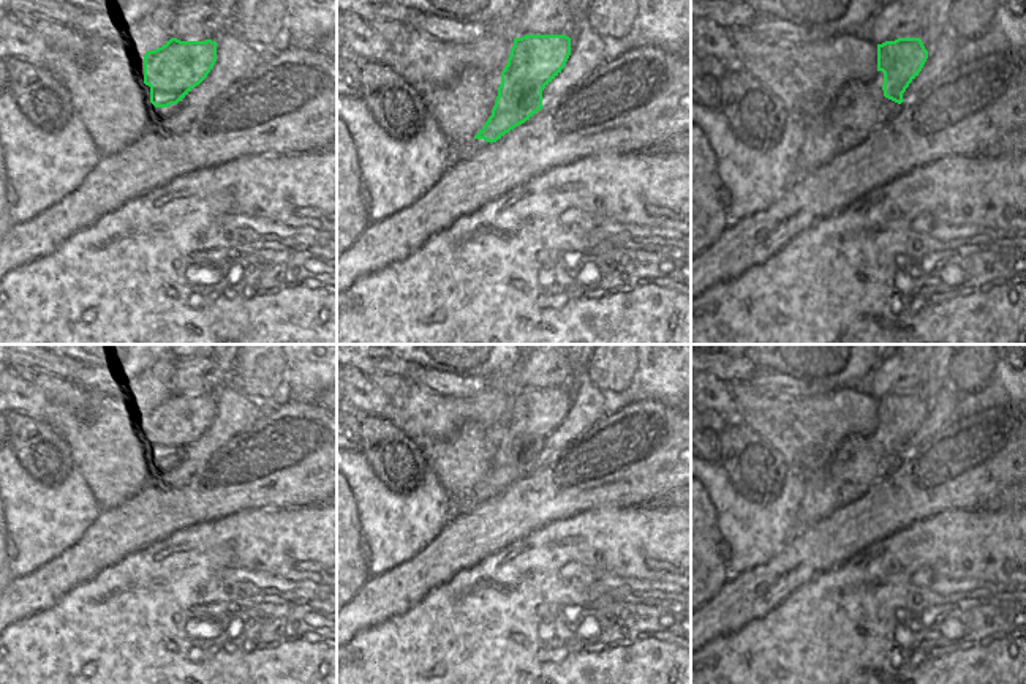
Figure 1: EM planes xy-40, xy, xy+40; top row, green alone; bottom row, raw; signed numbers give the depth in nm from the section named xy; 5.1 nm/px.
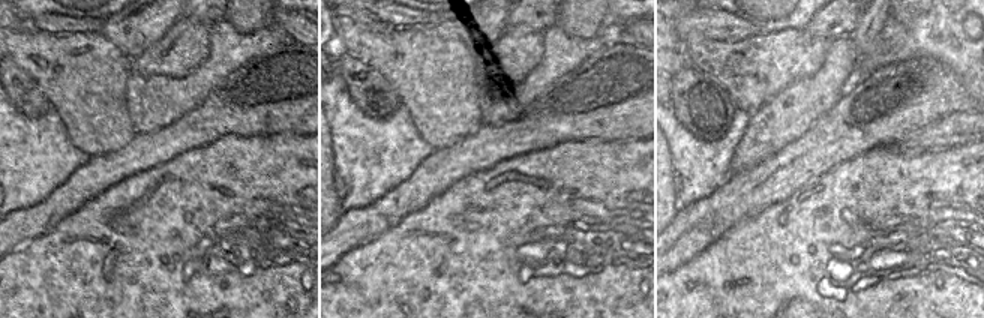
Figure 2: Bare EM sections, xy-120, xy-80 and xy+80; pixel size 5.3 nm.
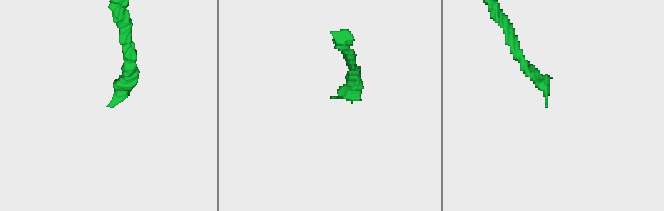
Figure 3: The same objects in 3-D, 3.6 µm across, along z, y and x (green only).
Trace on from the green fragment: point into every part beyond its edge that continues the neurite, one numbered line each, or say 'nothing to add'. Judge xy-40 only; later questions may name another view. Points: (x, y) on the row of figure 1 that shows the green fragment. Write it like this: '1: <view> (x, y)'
nothing to add.

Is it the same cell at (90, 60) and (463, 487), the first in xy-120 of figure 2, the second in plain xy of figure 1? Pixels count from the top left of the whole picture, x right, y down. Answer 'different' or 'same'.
same

